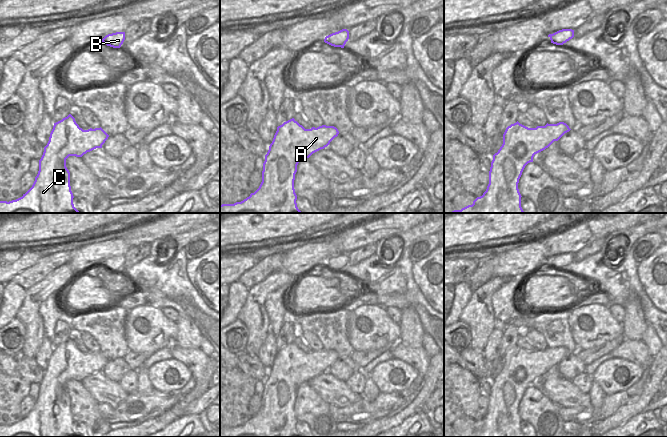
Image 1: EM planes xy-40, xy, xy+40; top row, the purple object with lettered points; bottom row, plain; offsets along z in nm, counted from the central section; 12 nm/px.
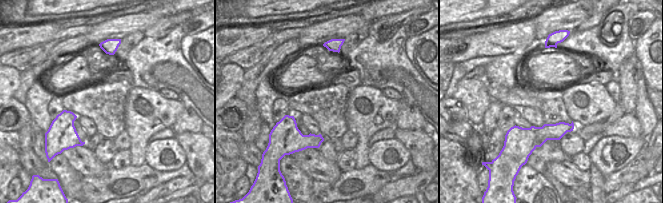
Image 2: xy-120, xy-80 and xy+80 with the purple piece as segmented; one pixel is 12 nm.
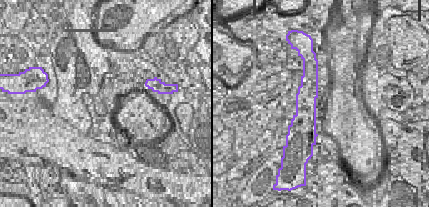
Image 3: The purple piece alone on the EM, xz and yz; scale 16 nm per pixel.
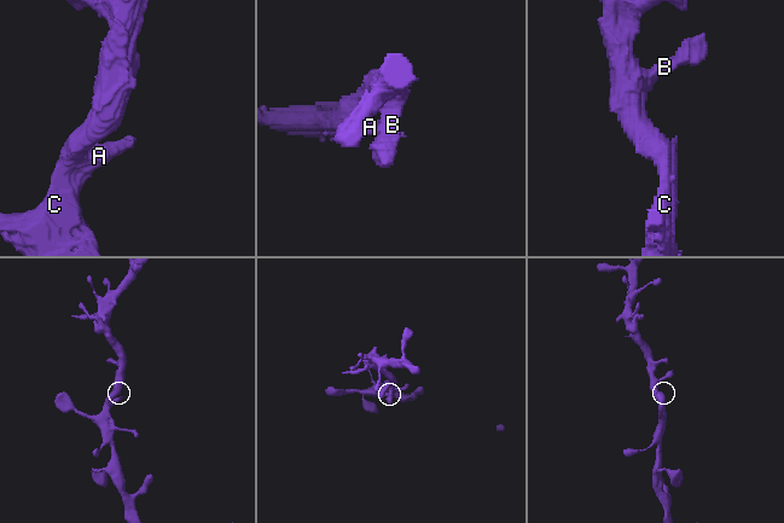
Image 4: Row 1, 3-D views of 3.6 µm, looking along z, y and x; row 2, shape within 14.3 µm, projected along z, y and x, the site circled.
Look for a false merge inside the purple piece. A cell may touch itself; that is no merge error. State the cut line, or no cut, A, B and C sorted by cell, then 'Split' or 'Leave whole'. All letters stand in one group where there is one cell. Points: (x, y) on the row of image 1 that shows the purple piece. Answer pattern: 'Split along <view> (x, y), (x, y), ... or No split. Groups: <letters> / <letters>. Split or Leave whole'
No split. Groups: A B C. Leave whole.

